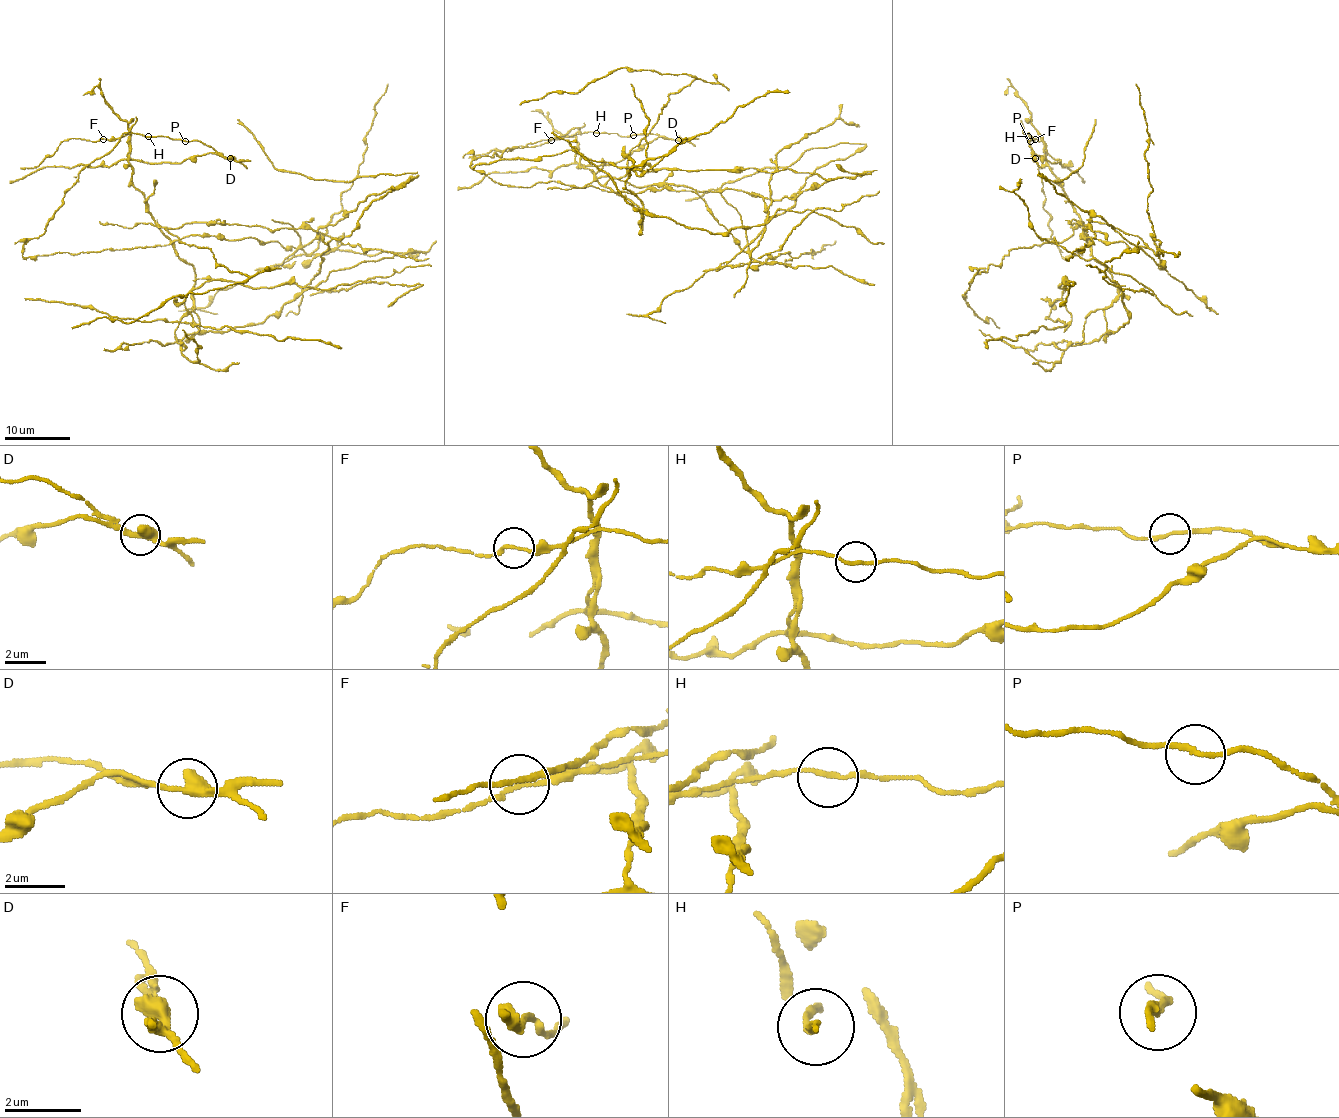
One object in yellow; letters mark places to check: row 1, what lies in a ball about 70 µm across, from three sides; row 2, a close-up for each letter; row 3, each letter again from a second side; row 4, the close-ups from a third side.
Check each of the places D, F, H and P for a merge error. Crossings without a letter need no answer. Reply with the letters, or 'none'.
D

